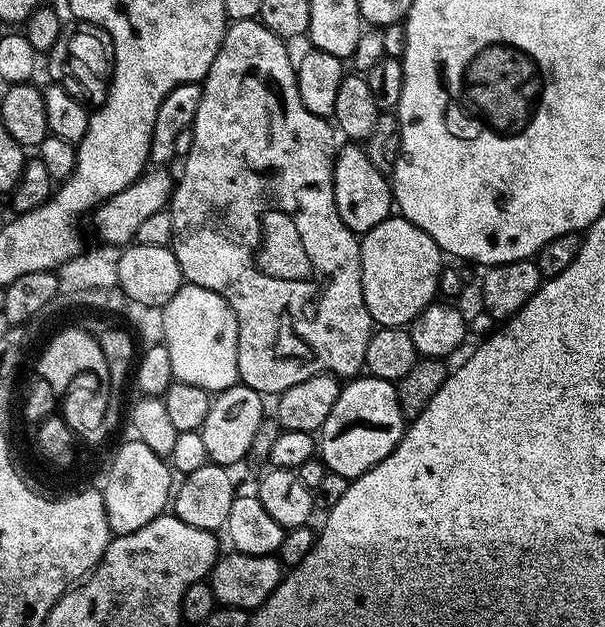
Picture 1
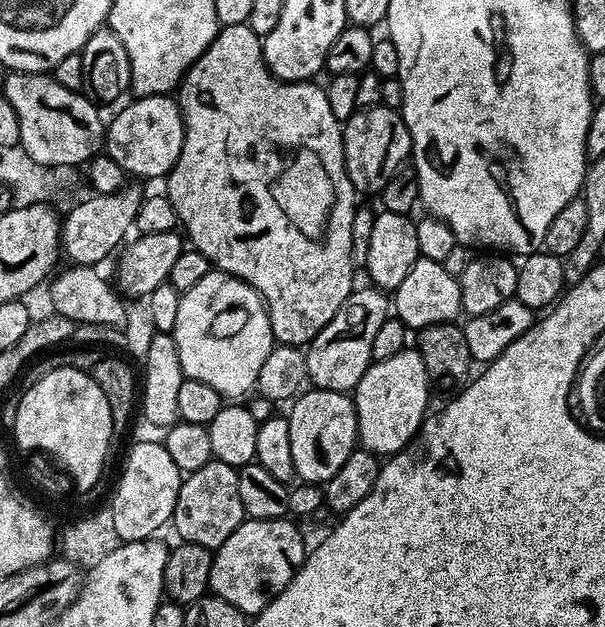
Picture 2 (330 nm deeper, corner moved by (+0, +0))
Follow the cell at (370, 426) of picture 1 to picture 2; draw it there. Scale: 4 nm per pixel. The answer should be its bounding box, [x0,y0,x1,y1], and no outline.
[354,346,430,458]

